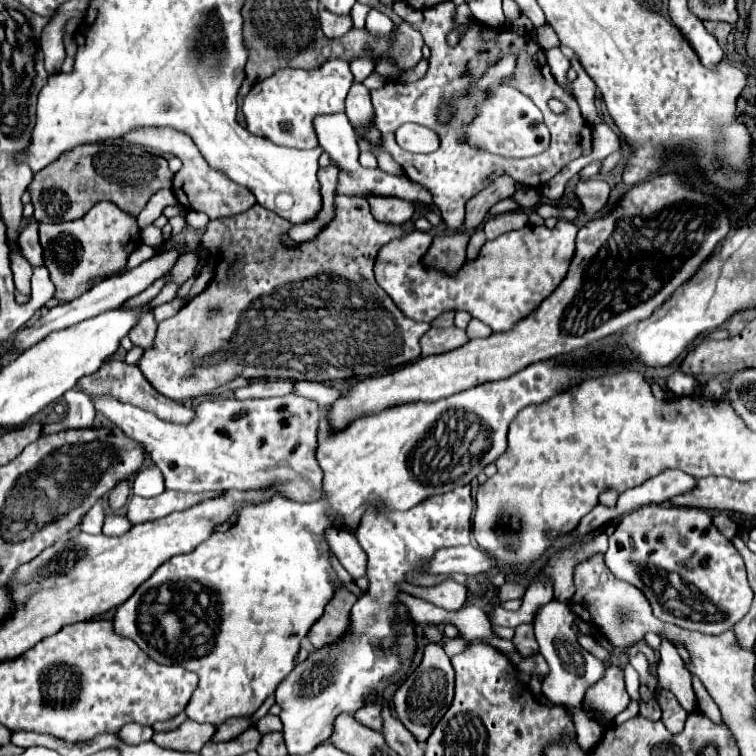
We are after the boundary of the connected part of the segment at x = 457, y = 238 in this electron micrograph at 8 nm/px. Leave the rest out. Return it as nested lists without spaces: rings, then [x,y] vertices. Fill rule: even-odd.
[[[464,231],[452,237],[436,235],[432,247],[428,249],[428,255],[424,257],[424,263],[444,271],[456,271],[466,261],[466,245],[468,237],[464,237]]]

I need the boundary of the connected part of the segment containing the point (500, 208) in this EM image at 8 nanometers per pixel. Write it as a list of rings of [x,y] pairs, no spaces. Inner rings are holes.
[[[502,199],[496,205],[492,205],[492,209],[488,211],[488,217],[500,215],[500,213],[506,213],[506,211],[512,211],[512,209],[518,209],[518,205],[512,199]]]

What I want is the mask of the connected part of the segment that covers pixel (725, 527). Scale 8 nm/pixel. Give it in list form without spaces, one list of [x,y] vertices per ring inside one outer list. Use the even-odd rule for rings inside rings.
[[[716,513],[716,515],[714,515],[714,523],[716,523],[716,527],[718,527],[722,533],[726,533],[728,539],[732,539],[732,537],[736,535],[736,531],[738,531],[736,523],[728,517],[728,513]]]

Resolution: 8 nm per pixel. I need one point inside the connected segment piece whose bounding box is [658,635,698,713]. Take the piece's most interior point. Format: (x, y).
(672, 675)

